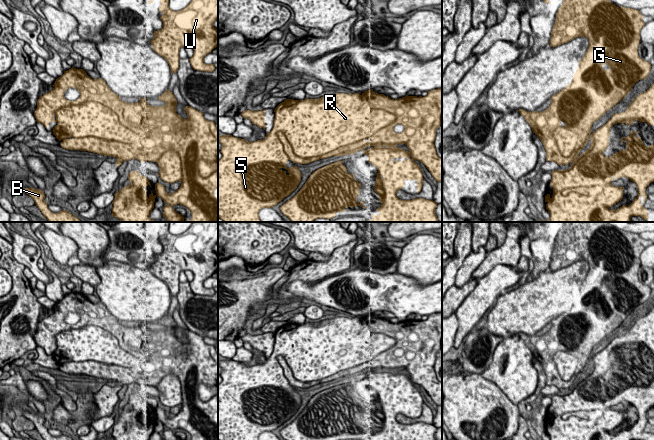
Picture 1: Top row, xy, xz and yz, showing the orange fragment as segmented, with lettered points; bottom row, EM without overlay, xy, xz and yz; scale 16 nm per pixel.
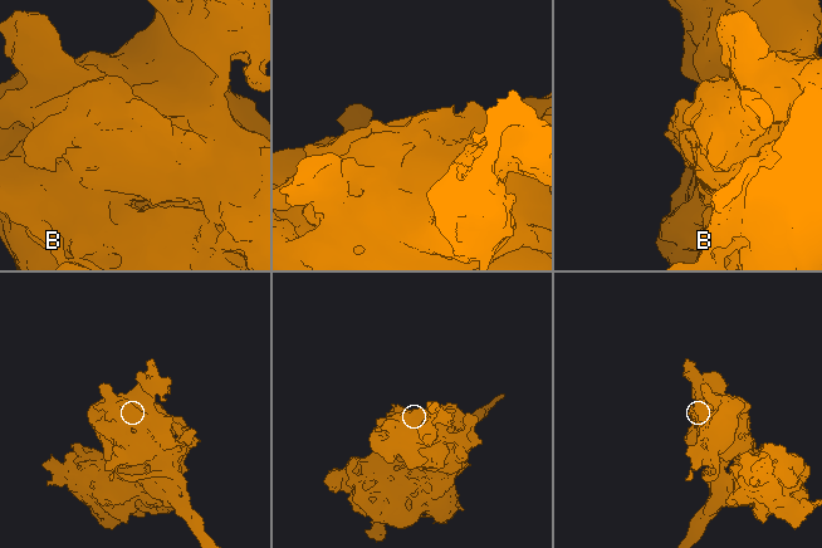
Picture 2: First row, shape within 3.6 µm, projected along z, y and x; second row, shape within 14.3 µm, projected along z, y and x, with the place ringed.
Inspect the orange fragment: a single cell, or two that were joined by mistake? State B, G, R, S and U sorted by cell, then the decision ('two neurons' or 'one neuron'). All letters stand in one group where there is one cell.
B G U / R S | two neurons

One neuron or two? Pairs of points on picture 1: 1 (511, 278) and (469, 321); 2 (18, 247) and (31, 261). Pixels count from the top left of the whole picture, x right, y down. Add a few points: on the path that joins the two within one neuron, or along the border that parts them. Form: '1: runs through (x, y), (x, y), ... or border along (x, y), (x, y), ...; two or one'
1: runs through (499, 283), (473, 309); one
2: runs through (18, 251), (27, 260); one

